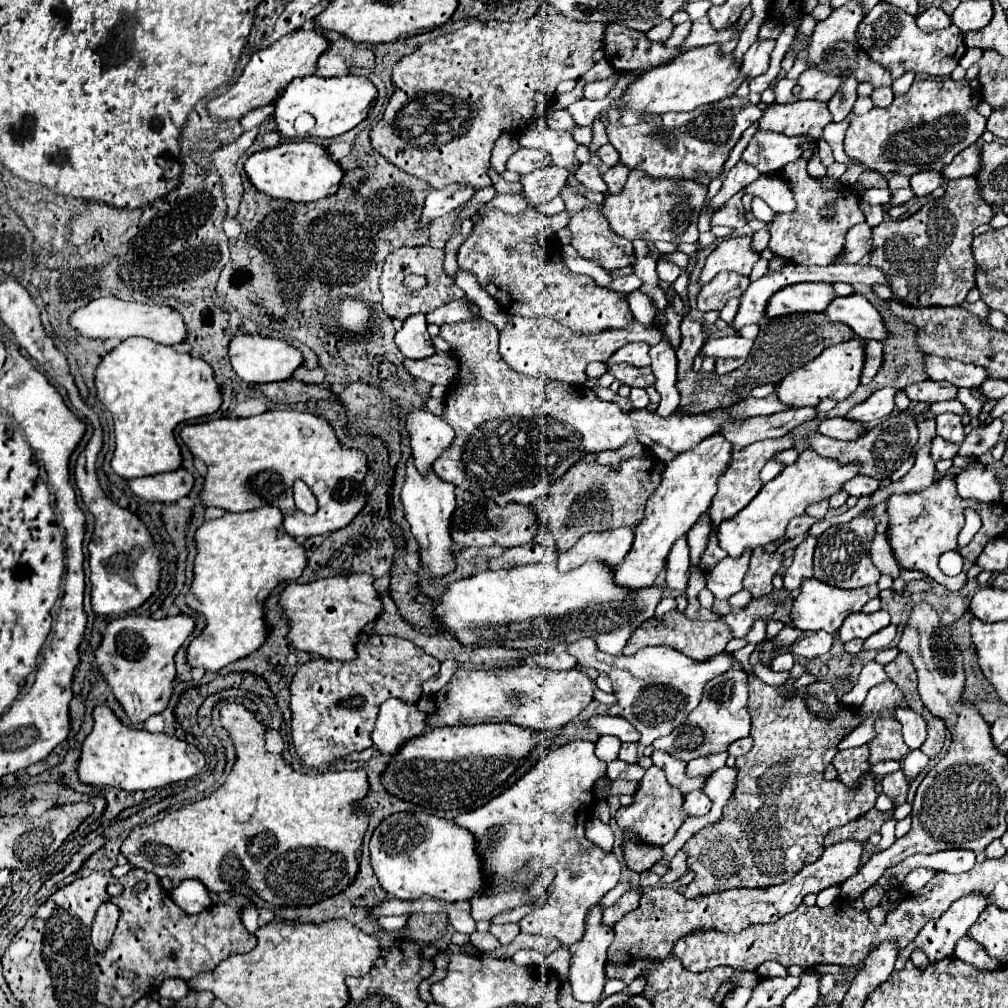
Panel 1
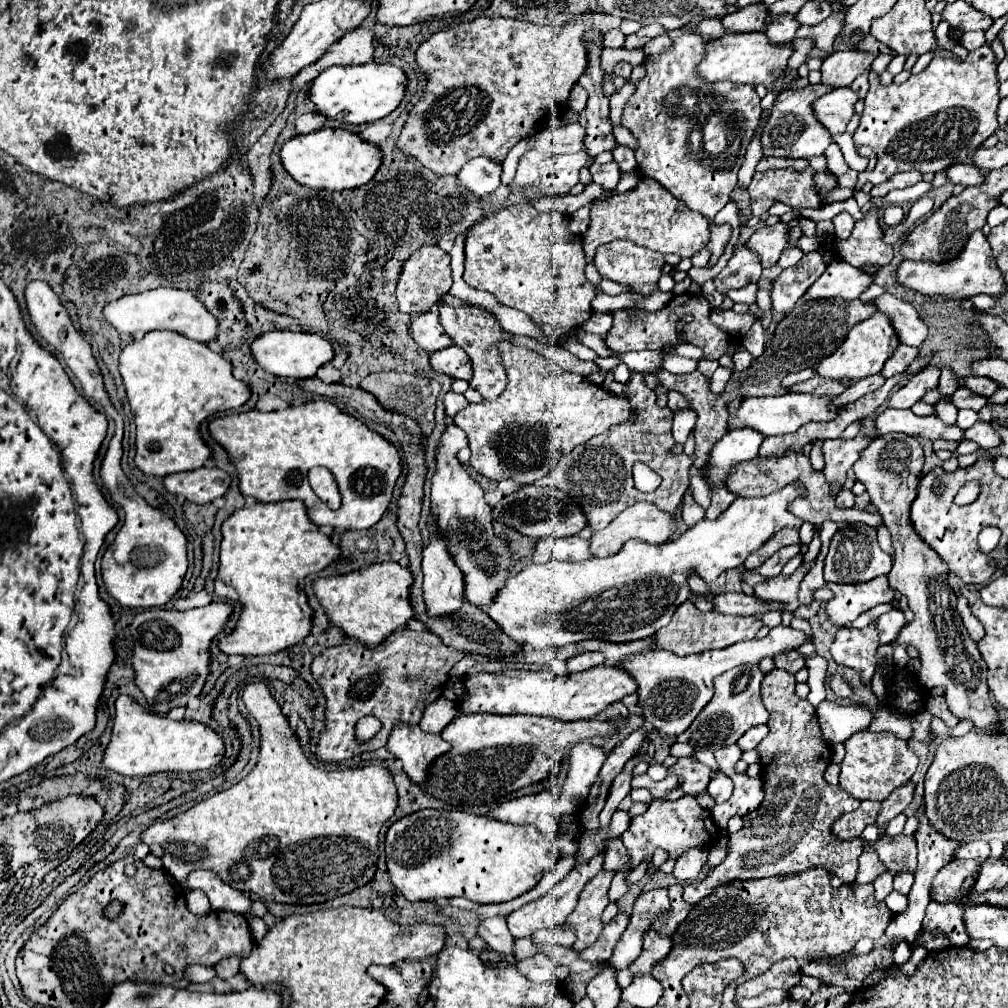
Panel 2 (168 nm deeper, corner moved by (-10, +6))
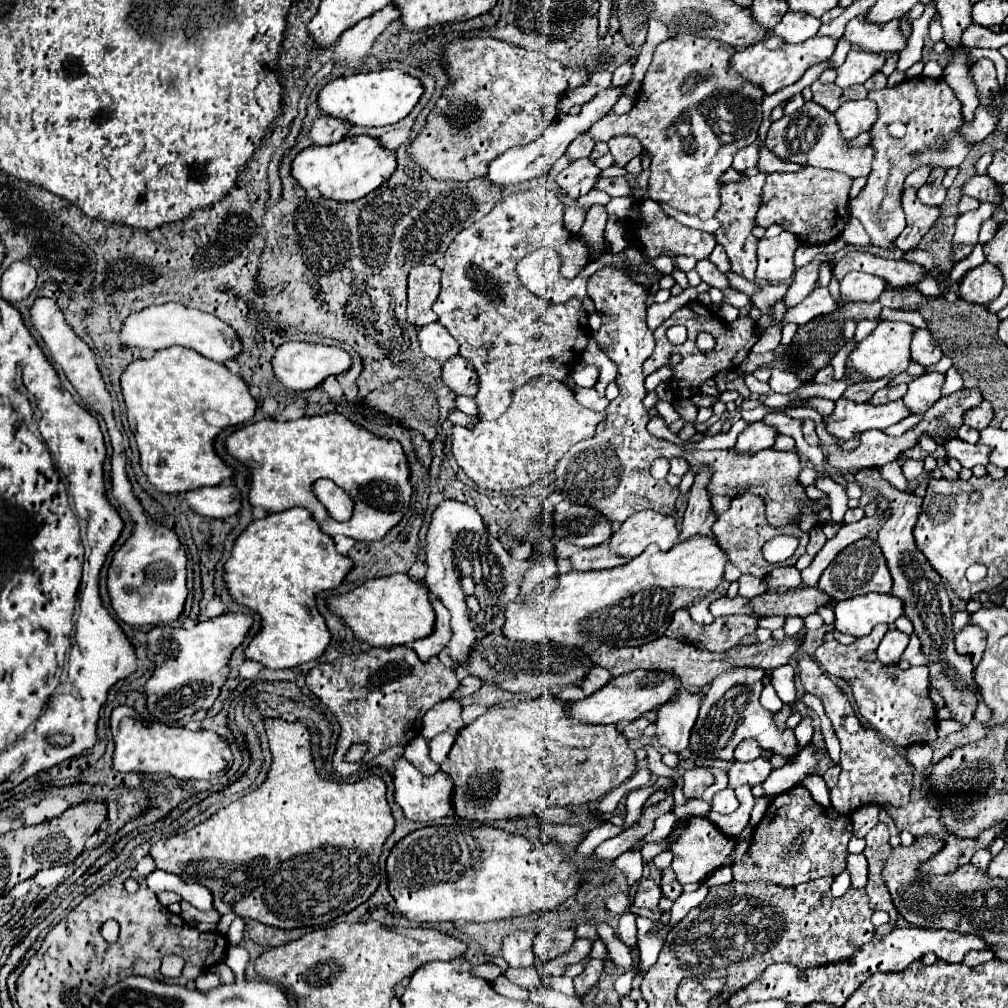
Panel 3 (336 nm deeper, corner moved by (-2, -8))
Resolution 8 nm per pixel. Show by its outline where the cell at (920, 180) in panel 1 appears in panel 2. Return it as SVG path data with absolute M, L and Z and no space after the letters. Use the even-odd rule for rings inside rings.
M953 164L947 168L947 178L961 186L975 186L983 184L985 172L981 168L975 168L973 164Z

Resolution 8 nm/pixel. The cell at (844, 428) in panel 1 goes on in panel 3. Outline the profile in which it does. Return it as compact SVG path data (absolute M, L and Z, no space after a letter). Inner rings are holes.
M951 438L941 444L949 458L957 458L963 468L973 468L977 464L987 464L987 446L979 444L967 444L959 438Z

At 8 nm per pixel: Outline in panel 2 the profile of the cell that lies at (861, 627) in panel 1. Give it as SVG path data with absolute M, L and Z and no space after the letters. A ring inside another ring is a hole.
M893 608L891 612L879 616L879 620L877 620L877 630L881 634L881 642L879 644L881 646L893 644L897 640L897 636L899 636L901 628L905 628L905 626L907 626L907 620L905 620L905 614L901 610Z

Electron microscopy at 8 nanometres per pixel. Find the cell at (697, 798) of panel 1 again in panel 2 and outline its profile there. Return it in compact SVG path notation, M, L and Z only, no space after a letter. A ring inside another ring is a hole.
M715 772L711 776L711 782L709 782L709 788L707 790L709 790L711 798L717 804L727 802L731 798L731 794L733 794L733 780L727 774L723 774L723 772Z

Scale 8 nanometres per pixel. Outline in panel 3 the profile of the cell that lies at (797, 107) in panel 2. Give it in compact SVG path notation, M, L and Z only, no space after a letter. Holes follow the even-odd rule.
M813 100L805 102L797 112L783 116L781 120L775 120L767 132L765 144L775 156L785 158L789 162L837 170L851 178L869 176L869 166L873 158L873 150L869 146L847 148L845 140L839 138L839 128L835 126L835 118L831 118L831 114Z

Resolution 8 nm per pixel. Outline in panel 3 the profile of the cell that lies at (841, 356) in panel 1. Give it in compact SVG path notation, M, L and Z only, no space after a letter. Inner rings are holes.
M879 322L877 328L865 340L861 340L857 344L857 348L849 354L849 358L845 362L845 378L851 372L857 372L865 380L879 380L879 378L903 372L907 368L907 364L911 362L909 346L911 346L913 330L915 328L905 322Z

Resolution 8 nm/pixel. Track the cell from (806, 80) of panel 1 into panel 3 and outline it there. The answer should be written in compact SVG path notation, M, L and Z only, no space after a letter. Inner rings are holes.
M853 48L847 54L847 60L843 62L843 66L837 68L835 86L847 88L851 84L865 84L869 76L881 70L883 62L885 62L885 54L867 54L863 50Z

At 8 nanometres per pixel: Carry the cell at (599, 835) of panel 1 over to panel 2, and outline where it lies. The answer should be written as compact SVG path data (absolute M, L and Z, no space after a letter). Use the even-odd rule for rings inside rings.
M621 872L621 874L617 874L617 876L613 878L611 888L609 888L609 900L611 900L611 902L617 902L617 900L629 890L625 878L627 878L627 872Z

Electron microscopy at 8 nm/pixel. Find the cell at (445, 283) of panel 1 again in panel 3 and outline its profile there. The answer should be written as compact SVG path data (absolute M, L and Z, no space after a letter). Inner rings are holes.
M421 264L409 270L409 280L407 280L407 296L409 296L409 304L407 304L407 322L421 328L425 324L435 322L435 312L431 310L433 302L437 300L441 292L441 270L435 264Z

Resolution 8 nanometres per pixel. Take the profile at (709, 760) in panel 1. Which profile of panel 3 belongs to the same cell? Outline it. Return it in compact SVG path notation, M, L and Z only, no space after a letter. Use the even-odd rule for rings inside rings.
M755 758L751 762L739 762L739 760L733 760L729 770L727 770L727 776L729 776L729 788L737 788L741 784L761 784L769 772L773 770L773 766L769 764L769 760L763 760L763 758Z

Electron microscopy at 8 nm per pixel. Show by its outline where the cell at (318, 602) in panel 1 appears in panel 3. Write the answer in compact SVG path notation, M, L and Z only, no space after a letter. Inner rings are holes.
M391 574L387 578L367 580L355 590L329 596L325 604L329 612L339 616L341 622L351 628L353 636L369 648L391 648L425 638L427 634L431 634L435 622L435 612L427 596L427 586L413 582L407 574Z

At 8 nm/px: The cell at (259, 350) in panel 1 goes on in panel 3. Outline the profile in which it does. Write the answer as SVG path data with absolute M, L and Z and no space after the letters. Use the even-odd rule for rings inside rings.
M285 342L281 344L271 360L275 378L291 390L311 390L319 386L327 376L331 374L341 374L349 370L351 358L345 350L337 346L319 346L319 344L305 344L305 342Z

